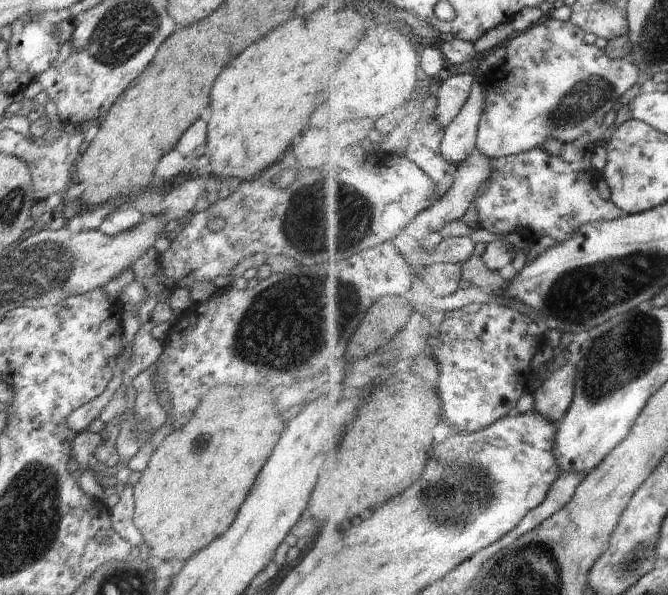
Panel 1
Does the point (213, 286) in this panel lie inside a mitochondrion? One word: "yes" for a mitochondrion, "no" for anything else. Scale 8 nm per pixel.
no

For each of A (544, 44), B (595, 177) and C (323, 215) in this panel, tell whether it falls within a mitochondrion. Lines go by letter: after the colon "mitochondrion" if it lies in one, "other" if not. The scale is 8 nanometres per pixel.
A: other
B: other
C: mitochondrion

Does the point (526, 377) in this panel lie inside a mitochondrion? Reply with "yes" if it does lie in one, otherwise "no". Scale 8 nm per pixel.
no

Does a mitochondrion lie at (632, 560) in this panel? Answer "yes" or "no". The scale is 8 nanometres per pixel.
yes

